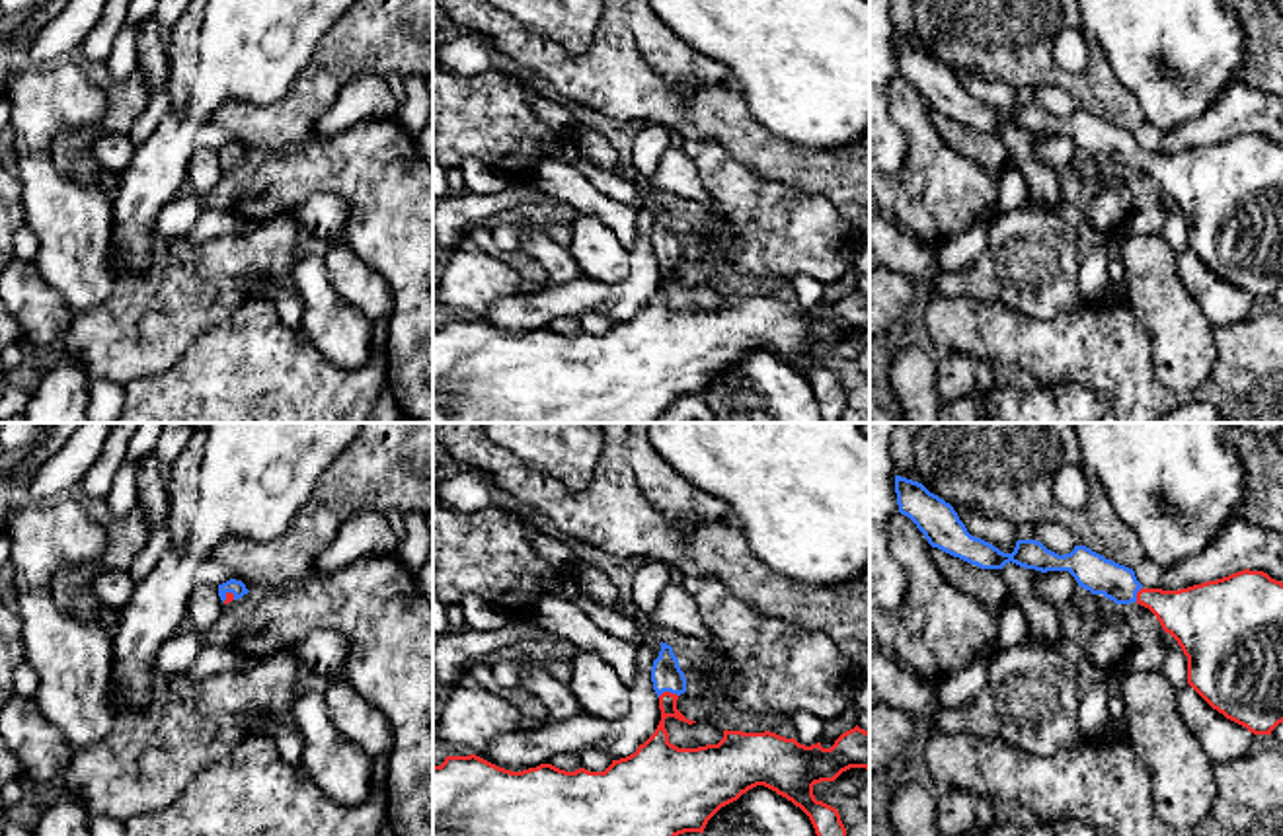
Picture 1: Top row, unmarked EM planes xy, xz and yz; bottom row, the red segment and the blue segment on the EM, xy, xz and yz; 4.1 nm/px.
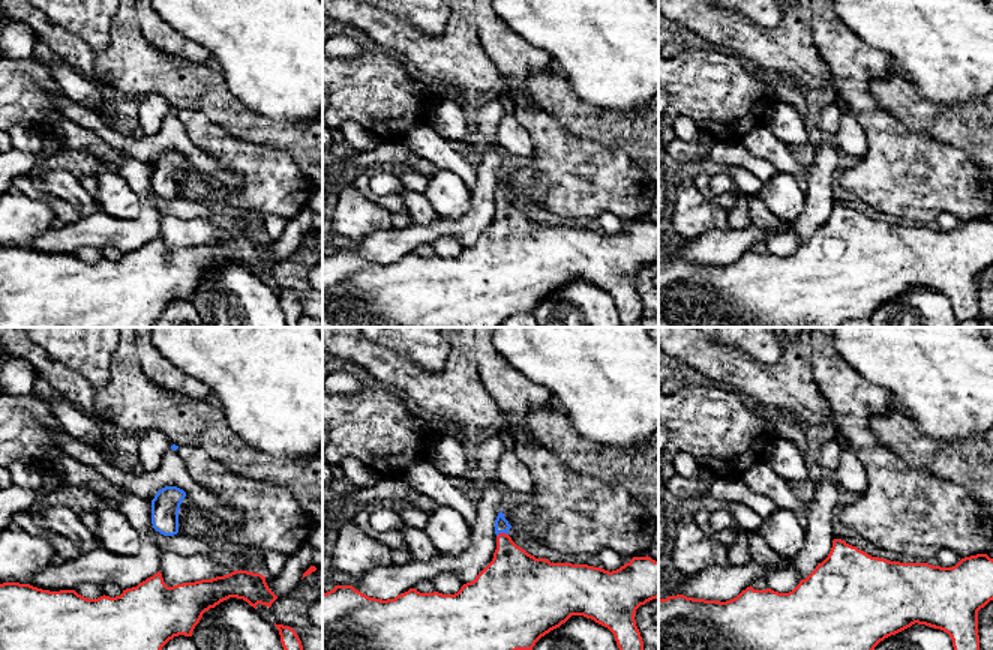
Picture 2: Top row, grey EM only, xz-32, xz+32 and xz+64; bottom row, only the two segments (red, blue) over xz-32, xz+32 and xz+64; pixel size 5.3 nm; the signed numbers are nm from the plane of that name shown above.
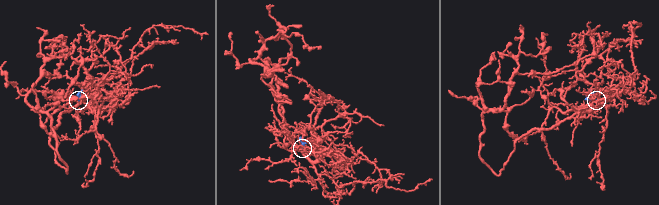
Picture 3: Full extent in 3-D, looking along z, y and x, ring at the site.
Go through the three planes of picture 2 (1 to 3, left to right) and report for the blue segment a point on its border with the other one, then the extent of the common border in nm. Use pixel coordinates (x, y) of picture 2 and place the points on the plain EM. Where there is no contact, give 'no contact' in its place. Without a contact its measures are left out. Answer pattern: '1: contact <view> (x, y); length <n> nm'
1: no contact
2: contact xz+32 (501, 197); length 70 nm
3: no contact

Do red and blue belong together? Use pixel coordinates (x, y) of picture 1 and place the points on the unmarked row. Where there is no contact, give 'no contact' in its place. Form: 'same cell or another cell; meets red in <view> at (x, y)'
same cell; meets red in xz at (667, 256)

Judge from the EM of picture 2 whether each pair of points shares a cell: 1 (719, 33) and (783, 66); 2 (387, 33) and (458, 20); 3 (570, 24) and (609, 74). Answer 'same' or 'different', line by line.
1: same
2: same
3: same

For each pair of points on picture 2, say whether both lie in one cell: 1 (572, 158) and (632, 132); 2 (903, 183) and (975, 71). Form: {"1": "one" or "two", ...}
{"1": "two", "2": "two"}

